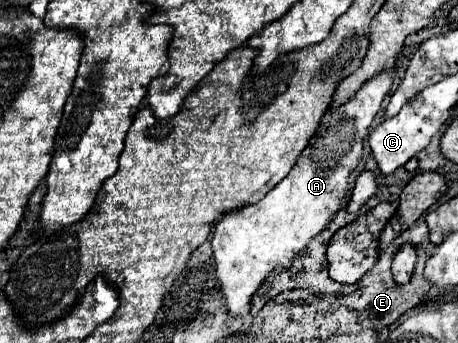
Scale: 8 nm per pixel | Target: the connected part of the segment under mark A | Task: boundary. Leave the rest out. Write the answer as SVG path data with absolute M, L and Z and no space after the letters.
M392 67L380 71L364 83L364 87L348 103L326 113L320 129L300 153L292 171L264 199L226 213L216 225L216 233L212 237L216 279L232 317L248 315L250 299L262 285L264 277L276 267L288 269L294 257L306 249L310 239L328 227L340 209L342 199L348 195L348 177L358 165L362 141L370 131L382 99L390 91L392 79Z

